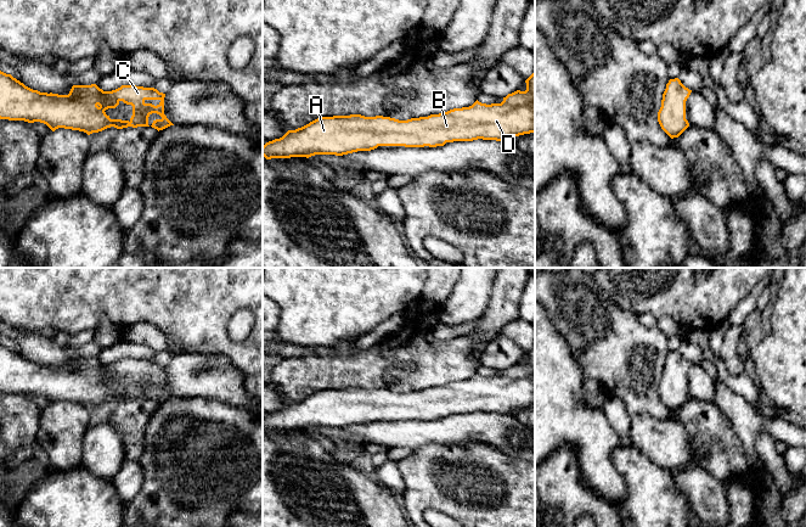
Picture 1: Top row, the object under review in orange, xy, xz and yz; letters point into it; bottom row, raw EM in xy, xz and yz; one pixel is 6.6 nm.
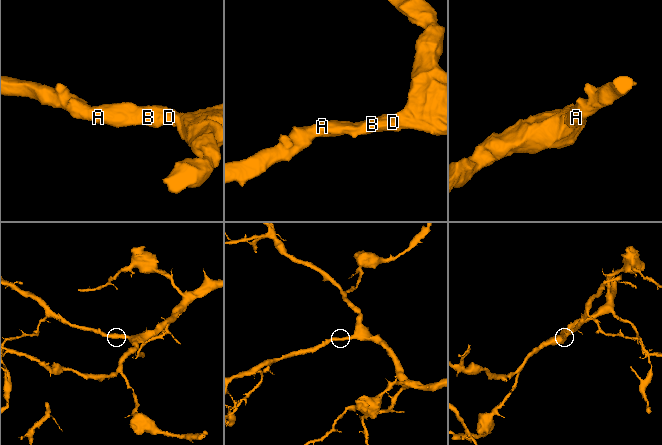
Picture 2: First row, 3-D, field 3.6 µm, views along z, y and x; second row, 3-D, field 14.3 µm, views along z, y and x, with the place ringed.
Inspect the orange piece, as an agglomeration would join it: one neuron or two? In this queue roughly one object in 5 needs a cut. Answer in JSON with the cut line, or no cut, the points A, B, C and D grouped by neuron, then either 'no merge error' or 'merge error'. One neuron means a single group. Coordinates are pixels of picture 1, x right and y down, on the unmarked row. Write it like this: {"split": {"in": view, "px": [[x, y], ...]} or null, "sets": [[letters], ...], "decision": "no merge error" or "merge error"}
{"split": null, "sets": [["A", "B", "C", "D"]], "decision": "no merge error"}

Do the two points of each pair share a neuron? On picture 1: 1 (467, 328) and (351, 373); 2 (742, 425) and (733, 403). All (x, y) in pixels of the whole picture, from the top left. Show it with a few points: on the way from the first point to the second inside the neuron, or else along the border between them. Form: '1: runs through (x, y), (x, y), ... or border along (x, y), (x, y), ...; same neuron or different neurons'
1: border along (432, 329), (441, 340), (452, 340), (467, 334); different neurons
2: runs through (742, 420), (742, 414), (737, 408); same neuron

